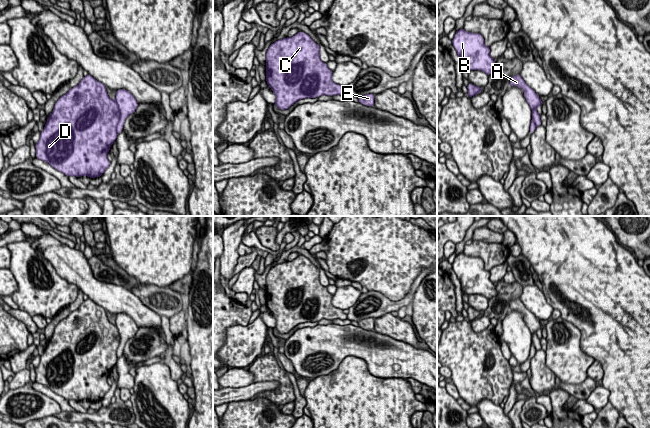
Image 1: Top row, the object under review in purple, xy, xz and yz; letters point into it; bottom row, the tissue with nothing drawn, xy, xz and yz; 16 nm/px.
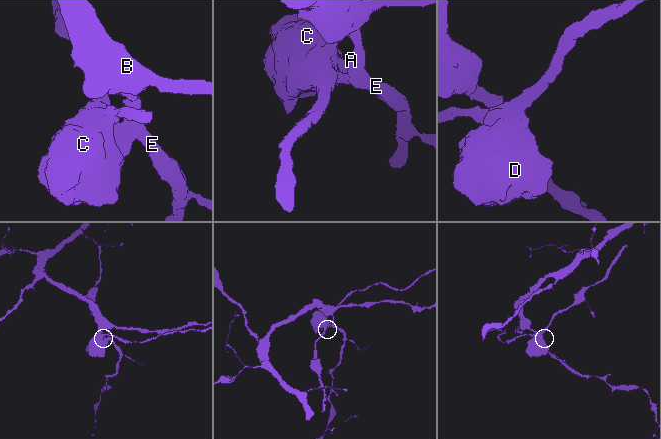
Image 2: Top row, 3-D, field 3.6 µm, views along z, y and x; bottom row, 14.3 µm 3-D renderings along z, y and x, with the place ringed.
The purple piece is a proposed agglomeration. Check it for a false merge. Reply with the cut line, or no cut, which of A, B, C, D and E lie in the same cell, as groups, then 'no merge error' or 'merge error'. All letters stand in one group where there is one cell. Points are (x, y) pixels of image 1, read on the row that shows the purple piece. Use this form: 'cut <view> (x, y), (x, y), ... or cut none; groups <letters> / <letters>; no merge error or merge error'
cut xy (115, 100), (120, 114), (117, 133); groups A B E / C D; merge error

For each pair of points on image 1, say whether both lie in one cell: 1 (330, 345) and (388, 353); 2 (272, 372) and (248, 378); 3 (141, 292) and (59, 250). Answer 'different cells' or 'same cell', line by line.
1: same cell
2: different cells
3: different cells

